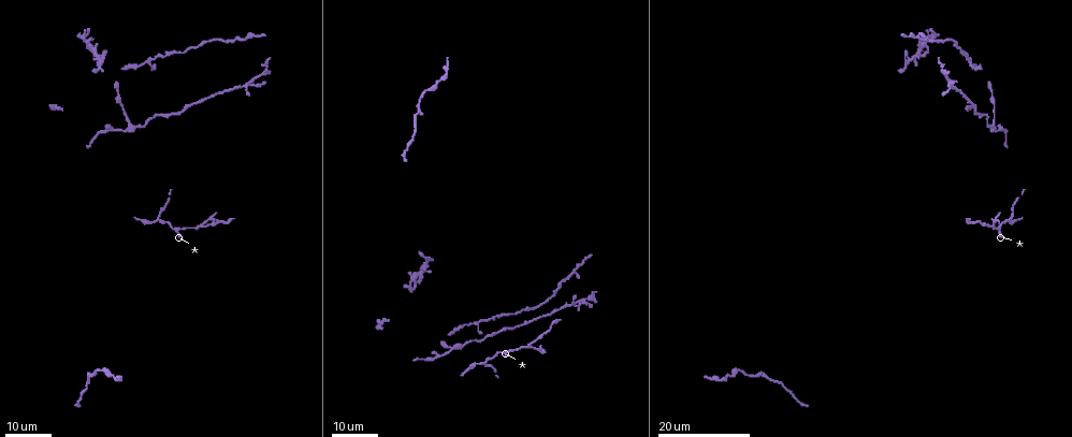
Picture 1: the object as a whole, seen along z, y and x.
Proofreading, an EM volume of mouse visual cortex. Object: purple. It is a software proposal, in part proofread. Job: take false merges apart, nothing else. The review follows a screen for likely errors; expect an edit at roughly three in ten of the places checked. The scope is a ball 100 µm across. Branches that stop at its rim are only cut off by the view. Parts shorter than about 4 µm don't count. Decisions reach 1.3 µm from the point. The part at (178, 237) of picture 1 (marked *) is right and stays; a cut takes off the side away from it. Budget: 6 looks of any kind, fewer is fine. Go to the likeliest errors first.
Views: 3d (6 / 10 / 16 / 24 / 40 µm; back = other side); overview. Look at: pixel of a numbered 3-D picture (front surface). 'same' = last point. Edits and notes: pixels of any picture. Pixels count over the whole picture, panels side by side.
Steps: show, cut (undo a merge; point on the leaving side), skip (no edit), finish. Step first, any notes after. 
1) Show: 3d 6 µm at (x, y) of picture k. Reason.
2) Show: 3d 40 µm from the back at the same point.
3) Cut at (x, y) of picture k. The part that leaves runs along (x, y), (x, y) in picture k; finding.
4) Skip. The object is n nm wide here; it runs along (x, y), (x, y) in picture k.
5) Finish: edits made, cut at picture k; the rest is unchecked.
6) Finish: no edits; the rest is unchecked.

Show: 3d 24 µm at (503, 352) of picture 1. Branch point.

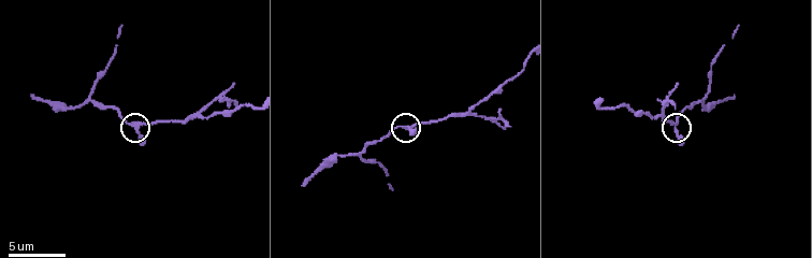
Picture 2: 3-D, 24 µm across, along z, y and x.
Show: 3d 10 µm at (130, 122) of picture 2. Zoom in.

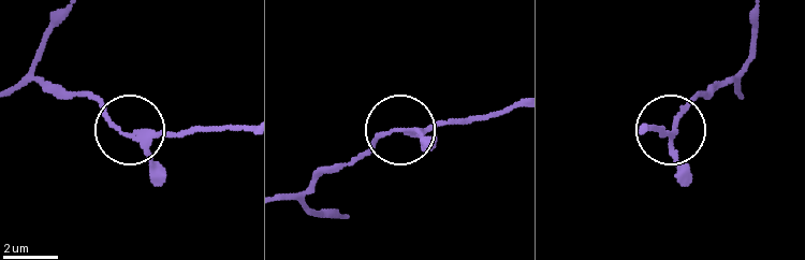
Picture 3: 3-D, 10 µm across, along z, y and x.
Skip. The side arm is 16 µm long; it runs along (679, 182), (672, 128), (666, 135), (658, 128) in picture 3; all the same cell.

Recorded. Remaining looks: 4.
Show: 3d 16 µm at (462, 345) of picture 1.

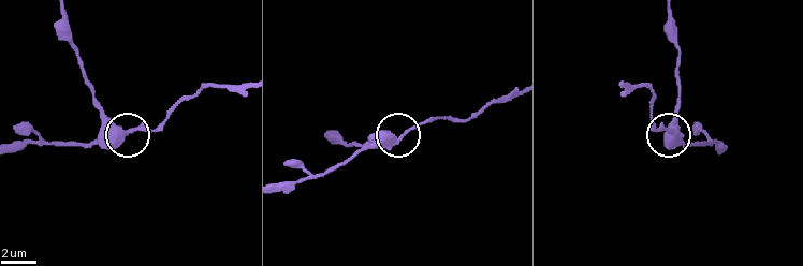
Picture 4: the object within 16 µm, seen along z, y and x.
Show: 3d 6 µm at (392, 142) of picture 4. Zoom in.

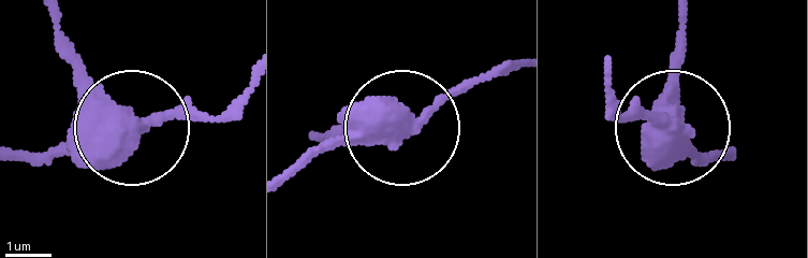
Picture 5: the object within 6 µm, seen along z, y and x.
Cut at (79, 79) of picture 5. The part that leaves runs along (679, 129), (679, 17) in picture 5; two cells meet here.

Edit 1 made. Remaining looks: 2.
Show: 3d 16 µm at (919, 50) of picture 1.

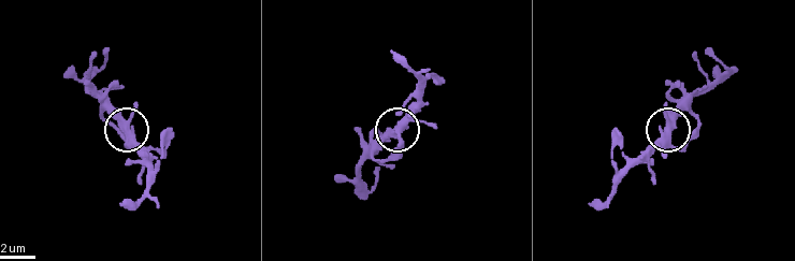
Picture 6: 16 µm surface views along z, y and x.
Show: 3d 6 µm at (665, 136) of picture 6. Zoom in.

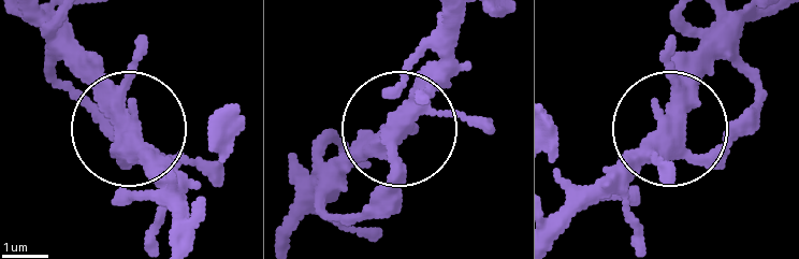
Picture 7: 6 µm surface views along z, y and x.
Skip. 5 arms meet here; continuous, no second cell.

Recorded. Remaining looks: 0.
Finish: edits made, cut at picture 5; the rest is unchecked.

